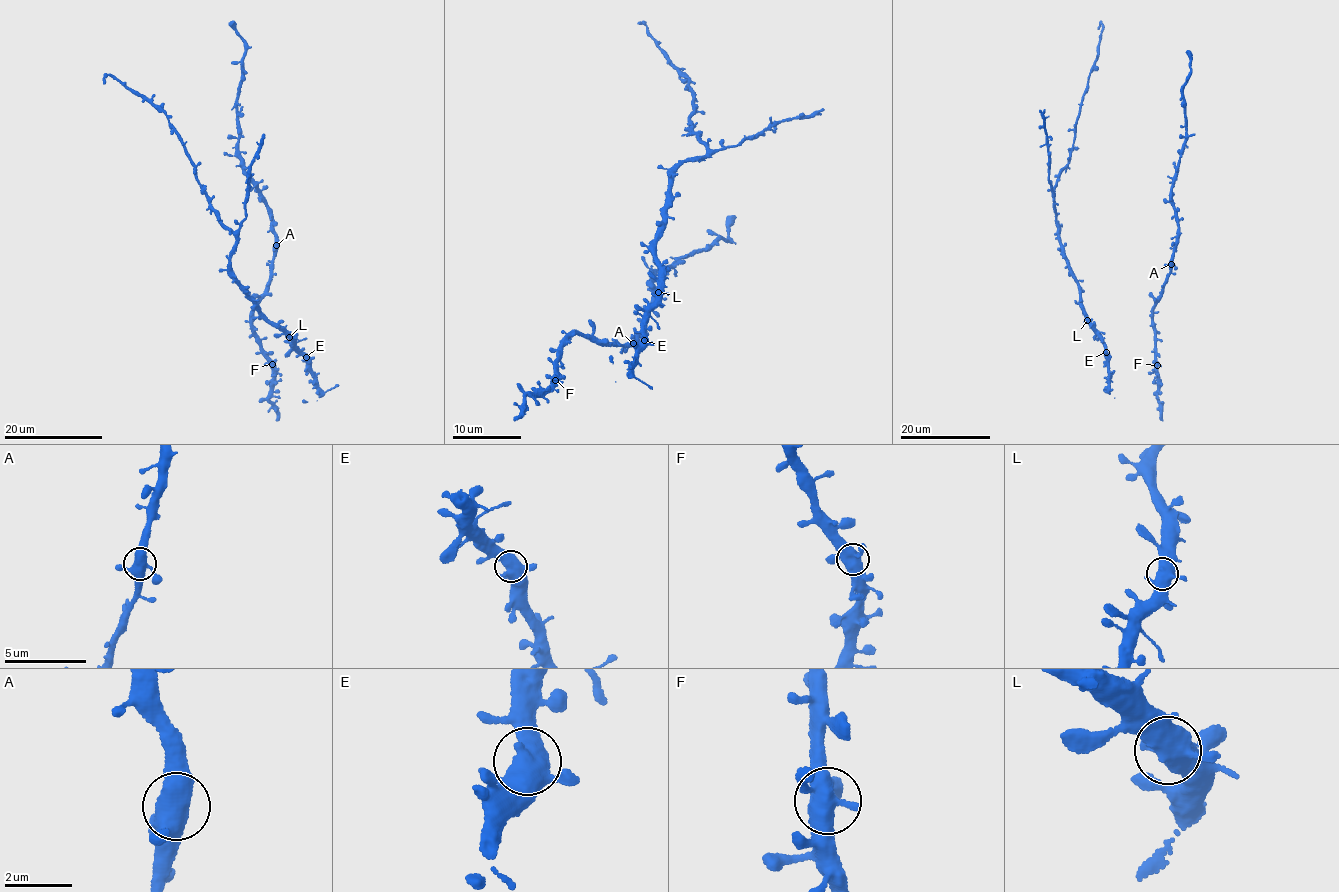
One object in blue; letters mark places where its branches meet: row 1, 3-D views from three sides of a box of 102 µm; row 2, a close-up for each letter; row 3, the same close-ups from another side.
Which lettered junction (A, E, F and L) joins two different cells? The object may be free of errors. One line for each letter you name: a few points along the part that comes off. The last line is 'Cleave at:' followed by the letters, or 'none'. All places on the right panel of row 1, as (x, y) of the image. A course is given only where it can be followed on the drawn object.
Cleave at: none

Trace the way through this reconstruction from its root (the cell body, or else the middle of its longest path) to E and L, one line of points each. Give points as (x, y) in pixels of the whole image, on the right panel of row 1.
E: (1112, 378), (1109, 376), (1106, 352)
L: (1112, 378), (1109, 376), (1102, 338), (1087, 320)

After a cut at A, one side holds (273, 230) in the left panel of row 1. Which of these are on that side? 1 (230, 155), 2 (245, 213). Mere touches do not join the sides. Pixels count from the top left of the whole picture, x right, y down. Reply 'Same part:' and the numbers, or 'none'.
Same part: 1

